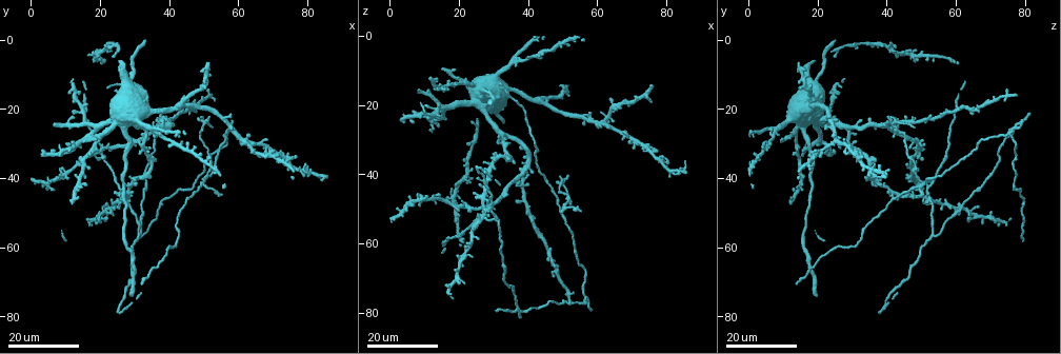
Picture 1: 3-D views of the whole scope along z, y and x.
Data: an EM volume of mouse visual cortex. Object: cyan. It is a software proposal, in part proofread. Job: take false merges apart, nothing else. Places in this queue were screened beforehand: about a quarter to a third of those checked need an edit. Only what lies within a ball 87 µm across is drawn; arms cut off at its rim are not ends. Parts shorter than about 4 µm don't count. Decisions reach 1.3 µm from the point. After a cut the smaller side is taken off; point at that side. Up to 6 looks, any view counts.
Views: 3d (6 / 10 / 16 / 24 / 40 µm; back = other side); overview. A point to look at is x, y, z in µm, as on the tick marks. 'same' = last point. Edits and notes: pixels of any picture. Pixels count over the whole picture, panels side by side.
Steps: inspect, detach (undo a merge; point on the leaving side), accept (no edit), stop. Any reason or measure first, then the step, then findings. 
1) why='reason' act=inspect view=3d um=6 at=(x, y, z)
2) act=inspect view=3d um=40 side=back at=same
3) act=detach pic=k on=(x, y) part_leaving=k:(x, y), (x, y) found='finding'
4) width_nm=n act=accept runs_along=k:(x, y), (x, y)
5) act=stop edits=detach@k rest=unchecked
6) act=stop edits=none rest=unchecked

why='three-way junction' act=inspect view=3d um=16 at=(27.5, 46.0, 52.5)

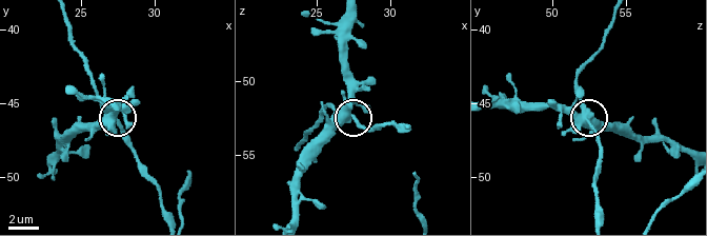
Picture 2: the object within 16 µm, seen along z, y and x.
act=inspect view=3d um=6 at=(27.2, 46.2, 52.4)

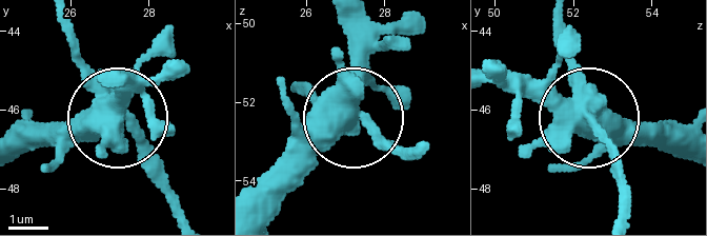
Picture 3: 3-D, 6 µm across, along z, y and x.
width_nm=490 act=accept runs_along=3:(345, 25), (356, 116), (308, 89) found='continuous, no second neuron'

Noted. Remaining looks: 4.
why='a fork' act=inspect view=3d um=24 at=(57.0, 27.0, 76.0)

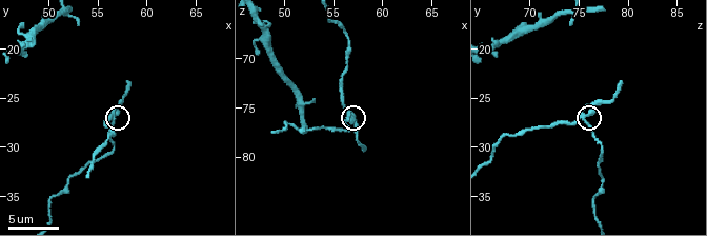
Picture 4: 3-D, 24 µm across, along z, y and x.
why='closer look' act=inspect view=3d um=10 at=(56.6, 27.0, 75.4)

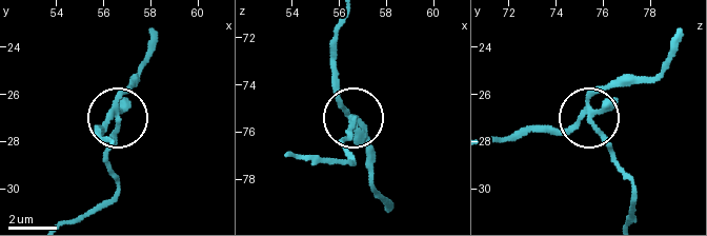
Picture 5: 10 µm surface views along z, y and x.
arms=3 act=detach pic=5 on=(348, 131) found='a second neuron is stuck on'

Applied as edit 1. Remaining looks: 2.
act=stop edits=detach@5 rest=unchecked

